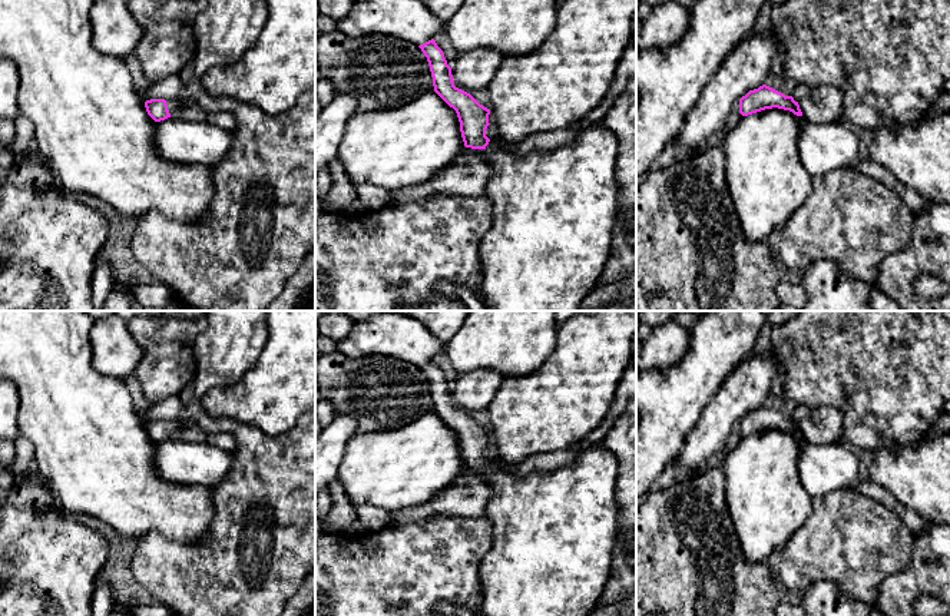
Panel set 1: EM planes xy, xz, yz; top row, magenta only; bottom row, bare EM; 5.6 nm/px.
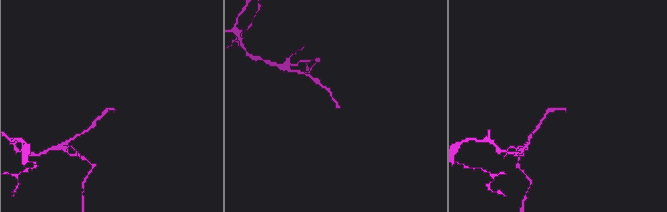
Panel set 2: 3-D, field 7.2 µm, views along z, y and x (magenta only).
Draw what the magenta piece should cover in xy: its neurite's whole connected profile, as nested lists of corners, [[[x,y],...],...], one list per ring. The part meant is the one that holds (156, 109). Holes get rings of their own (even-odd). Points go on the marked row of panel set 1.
[[[150,99],[145,102],[146,112],[155,122],[171,117],[171,115],[181,106],[183,106],[183,103],[178,100]]]

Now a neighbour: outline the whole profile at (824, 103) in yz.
[[[837,86],[811,87],[810,95],[798,102],[802,117],[811,123],[831,123],[843,116],[844,97]]]

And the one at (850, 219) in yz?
[[[855,168],[812,176],[812,188],[808,199],[782,226],[781,261],[800,275],[815,261],[831,261],[844,275],[874,287],[883,259],[908,245],[916,213],[894,191]]]

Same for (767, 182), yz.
[[[765,109],[742,116],[721,143],[728,192],[748,241],[768,239],[812,193],[812,176],[802,166],[798,152],[802,122],[802,116],[790,110]]]

